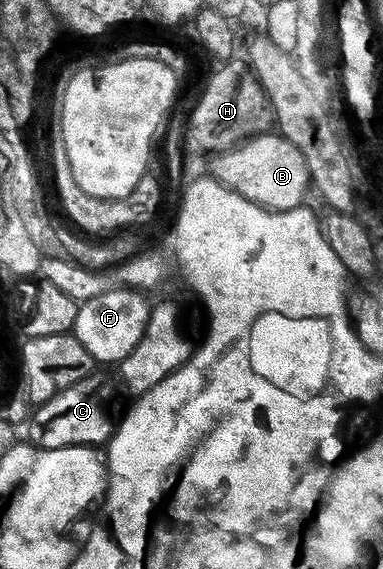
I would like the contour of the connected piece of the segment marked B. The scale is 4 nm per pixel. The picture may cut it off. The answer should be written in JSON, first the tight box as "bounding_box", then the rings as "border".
{"bounding_box":[212,131,310,209],"border":[[[273,131],[258,133],[232,149],[218,152],[213,161],[212,176],[266,209],[295,209],[302,204],[305,192],[310,192],[309,168],[303,155],[286,139]]]}

